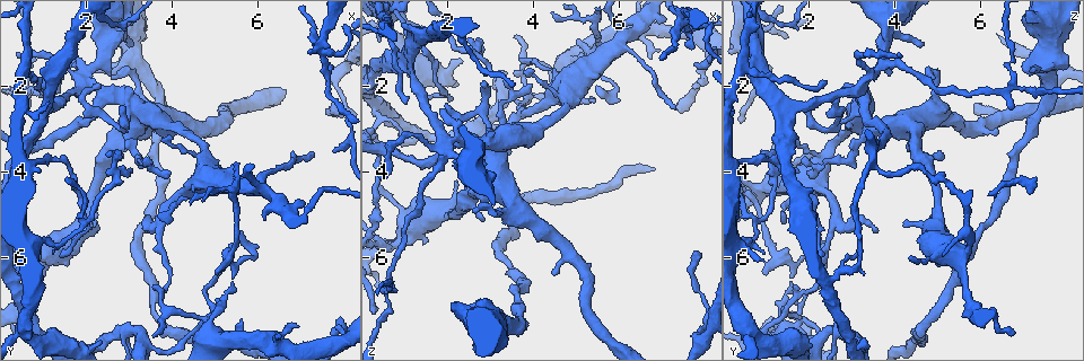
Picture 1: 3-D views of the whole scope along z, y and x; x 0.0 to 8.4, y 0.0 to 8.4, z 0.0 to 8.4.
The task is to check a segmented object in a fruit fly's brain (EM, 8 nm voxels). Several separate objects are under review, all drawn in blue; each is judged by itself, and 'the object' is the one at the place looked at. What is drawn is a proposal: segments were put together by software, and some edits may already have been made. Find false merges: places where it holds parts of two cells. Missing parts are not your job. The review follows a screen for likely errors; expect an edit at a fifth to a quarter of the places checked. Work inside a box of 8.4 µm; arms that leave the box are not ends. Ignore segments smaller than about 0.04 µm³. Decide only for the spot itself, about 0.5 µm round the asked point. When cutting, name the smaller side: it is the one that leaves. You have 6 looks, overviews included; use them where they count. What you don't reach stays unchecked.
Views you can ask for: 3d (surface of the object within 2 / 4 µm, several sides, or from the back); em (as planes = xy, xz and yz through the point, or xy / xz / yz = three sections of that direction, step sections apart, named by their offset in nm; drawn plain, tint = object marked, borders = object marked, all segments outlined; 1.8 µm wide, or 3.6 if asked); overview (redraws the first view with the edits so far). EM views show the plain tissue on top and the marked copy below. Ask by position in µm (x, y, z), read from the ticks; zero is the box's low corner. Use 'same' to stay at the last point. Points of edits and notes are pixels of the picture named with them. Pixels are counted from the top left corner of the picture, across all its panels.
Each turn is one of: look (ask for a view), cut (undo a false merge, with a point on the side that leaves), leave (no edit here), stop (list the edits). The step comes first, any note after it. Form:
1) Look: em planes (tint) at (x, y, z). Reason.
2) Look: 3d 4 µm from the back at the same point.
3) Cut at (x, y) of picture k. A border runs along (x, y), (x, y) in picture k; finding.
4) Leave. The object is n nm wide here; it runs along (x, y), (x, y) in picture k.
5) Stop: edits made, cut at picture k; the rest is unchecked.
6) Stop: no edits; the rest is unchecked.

Look: em planes (borders) at (3.35, 2.70, 3.35). Four or more arms meet.

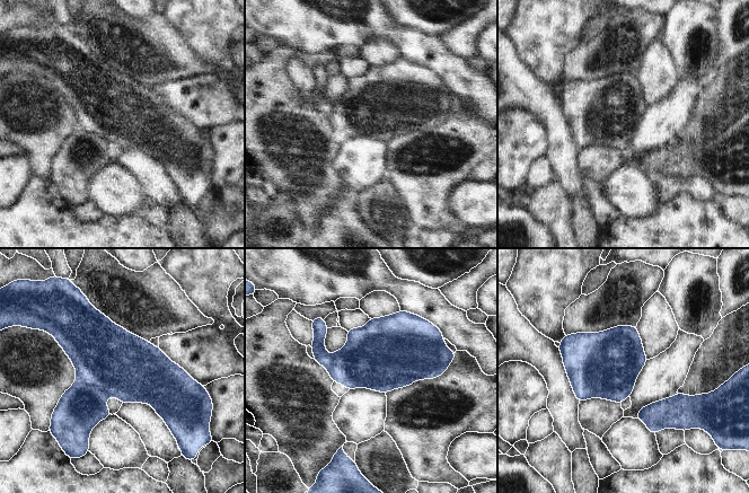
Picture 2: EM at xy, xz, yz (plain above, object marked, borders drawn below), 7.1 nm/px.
Cut at (105, 355) of picture 2. A border runs along (77, 378), (99, 388), (107, 396) in picture 2; two cells meet here.

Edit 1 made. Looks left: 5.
Look: overview.

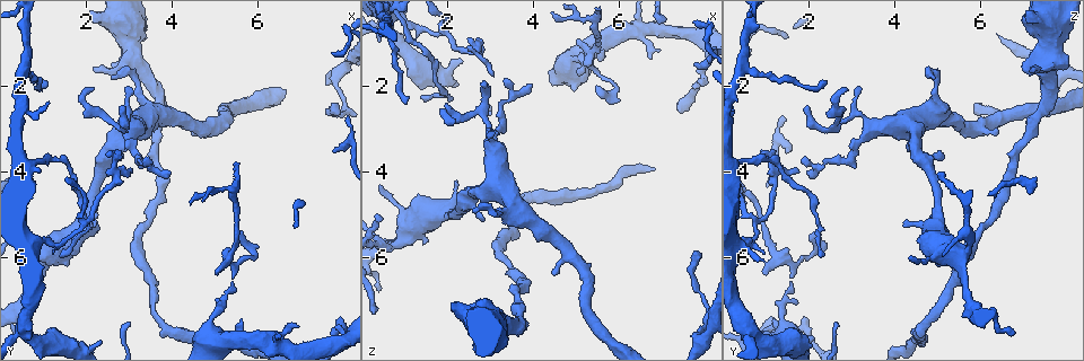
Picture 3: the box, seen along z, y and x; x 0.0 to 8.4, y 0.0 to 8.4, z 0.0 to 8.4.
Look: 3d 2 µm at (3.45, 1.95, 7.60). Thick turns thin.

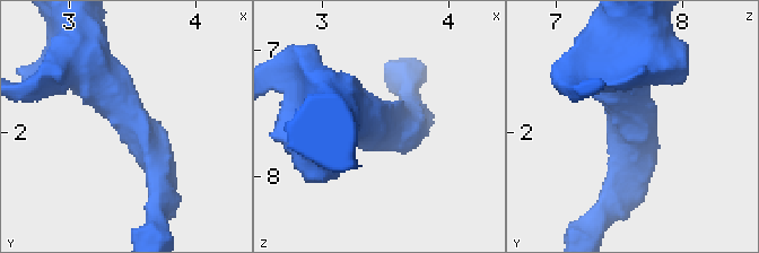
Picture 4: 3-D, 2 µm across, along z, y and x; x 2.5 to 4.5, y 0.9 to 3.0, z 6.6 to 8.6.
Look: em xy step 8 (tint) at (3.48, 1.96, 7.60). The arms are 200, 480 nm wide; shape alone is not enough.

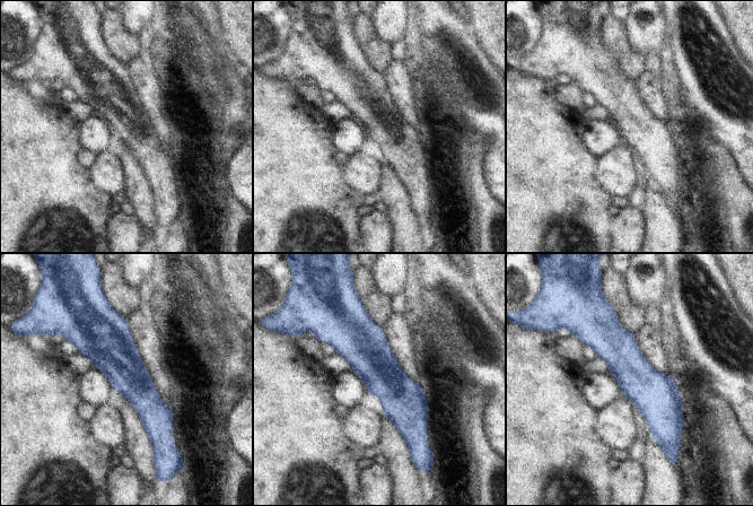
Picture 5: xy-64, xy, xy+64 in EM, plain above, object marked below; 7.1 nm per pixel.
Leave. It runs along (362, 314), (410, 439) in picture 5; all the same cell.

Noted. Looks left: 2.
Stop: edits made, cut at picture 2; the rest is unchecked.

